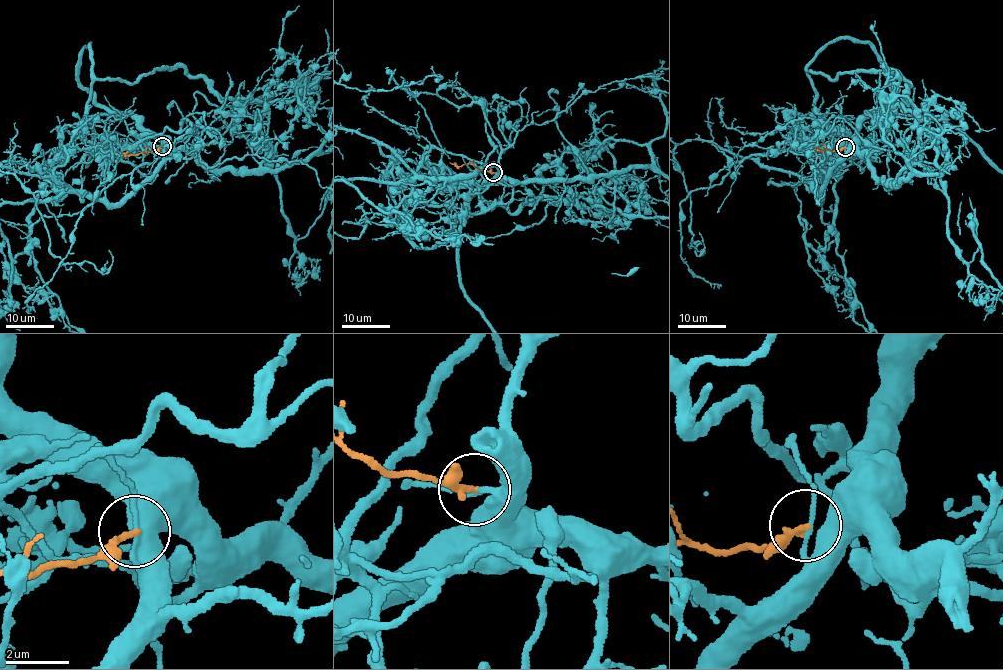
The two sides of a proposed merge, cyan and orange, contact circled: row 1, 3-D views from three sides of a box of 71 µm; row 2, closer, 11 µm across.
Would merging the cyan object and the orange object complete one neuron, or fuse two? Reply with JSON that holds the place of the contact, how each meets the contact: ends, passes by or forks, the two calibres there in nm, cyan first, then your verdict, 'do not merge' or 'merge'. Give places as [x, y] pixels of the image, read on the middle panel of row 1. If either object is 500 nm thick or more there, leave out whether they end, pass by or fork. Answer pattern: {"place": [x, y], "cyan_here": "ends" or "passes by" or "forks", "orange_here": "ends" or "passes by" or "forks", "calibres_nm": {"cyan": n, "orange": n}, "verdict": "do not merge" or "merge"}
{"place": [493, 172], "cyan_here": "passes by", "orange_here": "ends", "calibres_nm": {"cyan": 320, "orange": 240}, "verdict": "do not merge"}

